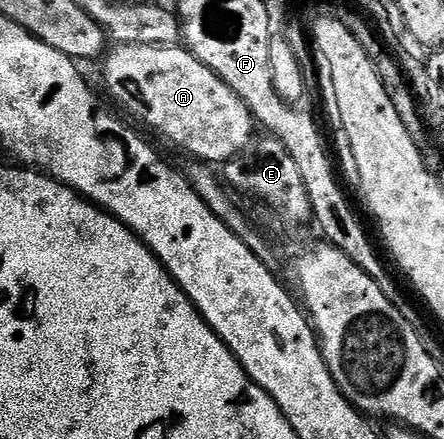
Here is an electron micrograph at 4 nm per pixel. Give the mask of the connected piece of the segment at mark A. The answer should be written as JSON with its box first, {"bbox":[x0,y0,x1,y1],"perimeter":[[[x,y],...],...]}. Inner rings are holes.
{"bbox":[101,43,256,165],"perimeter":[[[119,43],[111,46],[101,60],[102,83],[106,91],[122,107],[127,107],[138,119],[143,119],[154,131],[159,131],[182,151],[195,155],[206,165],[222,163],[233,155],[241,156],[255,138],[256,120],[245,101],[212,69],[205,67],[191,51],[182,45],[144,45]]]}

